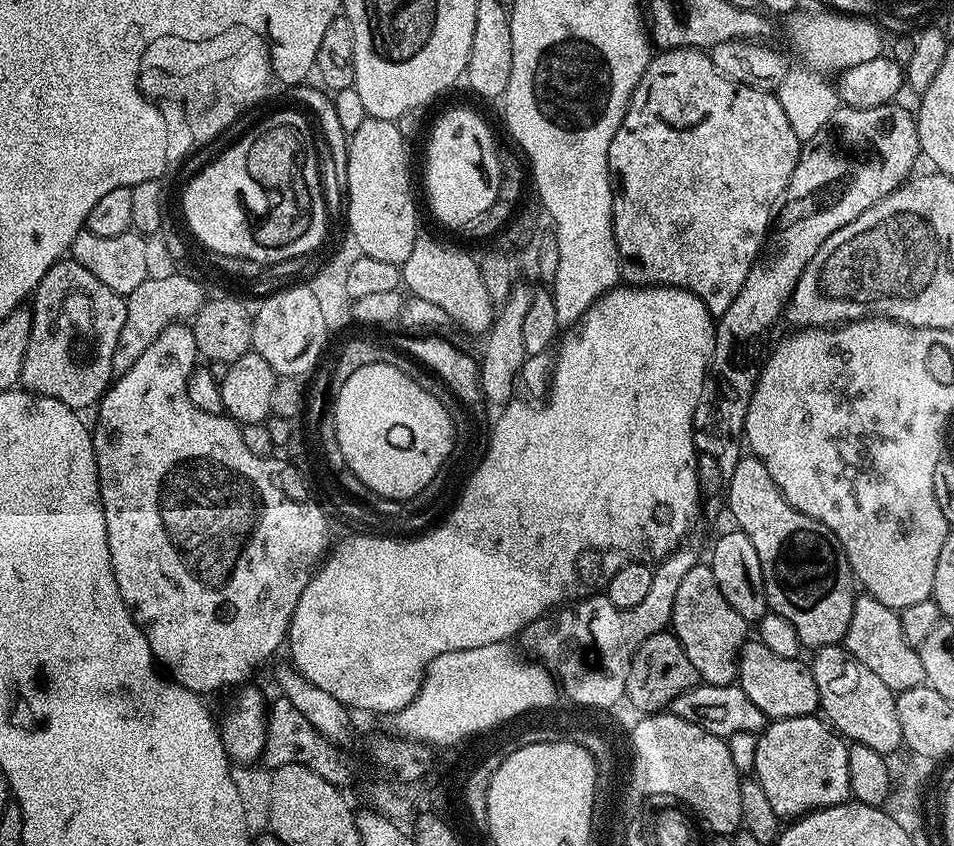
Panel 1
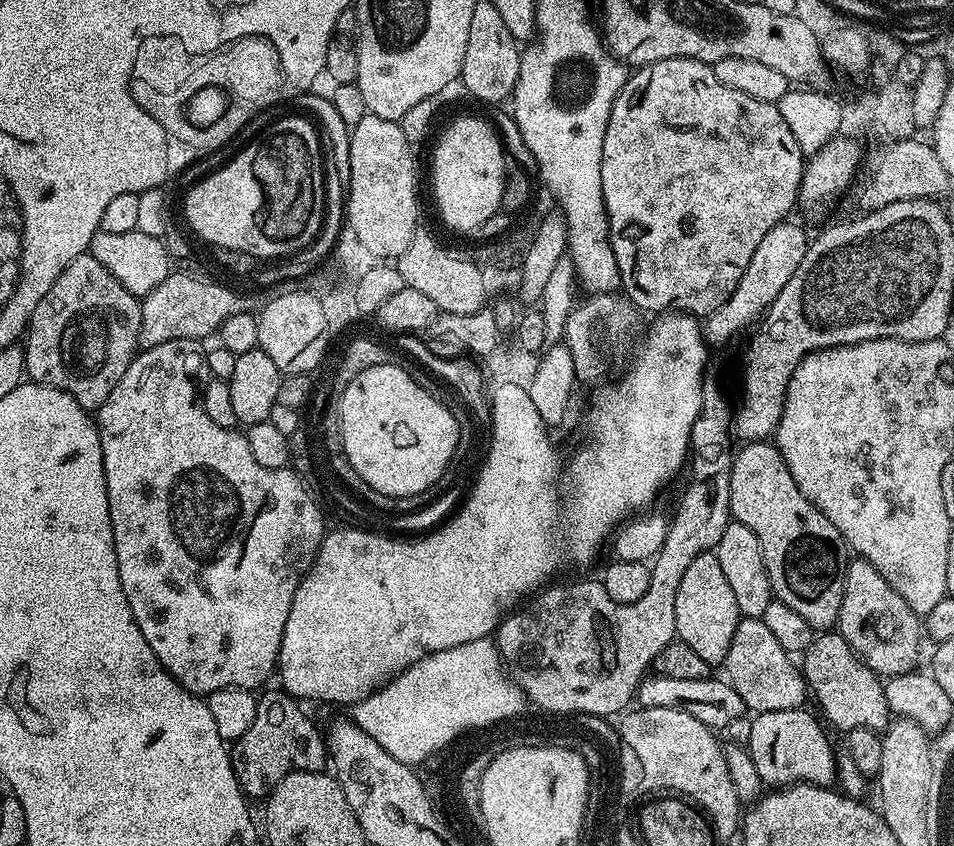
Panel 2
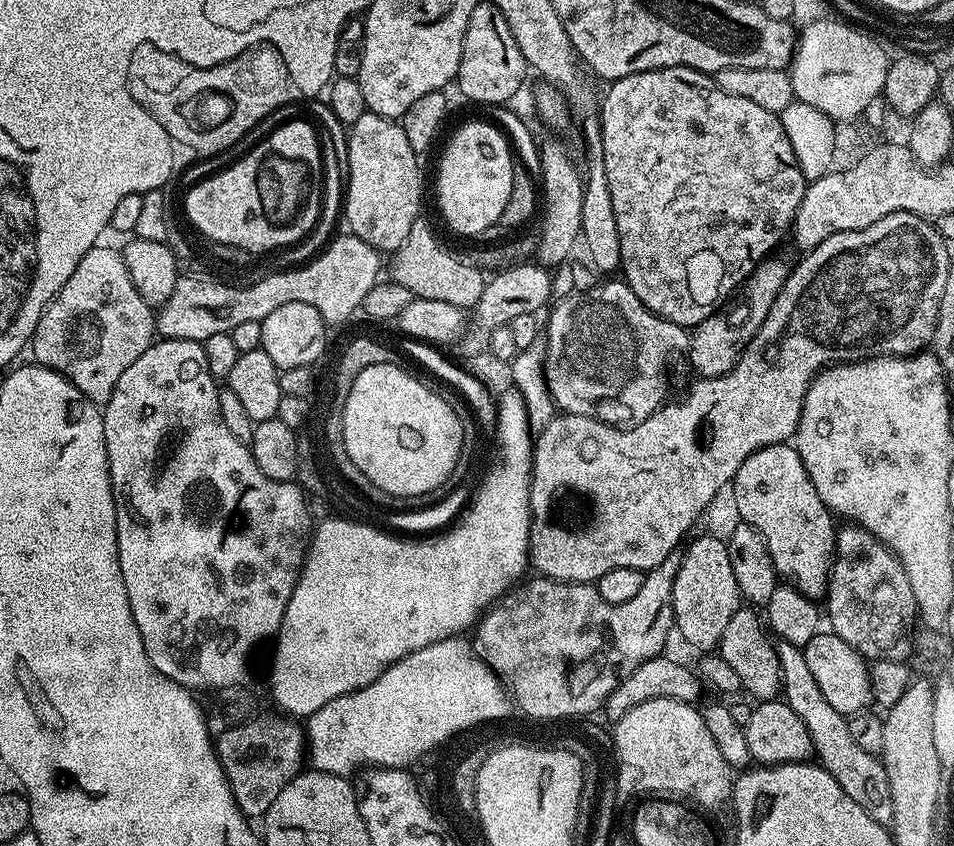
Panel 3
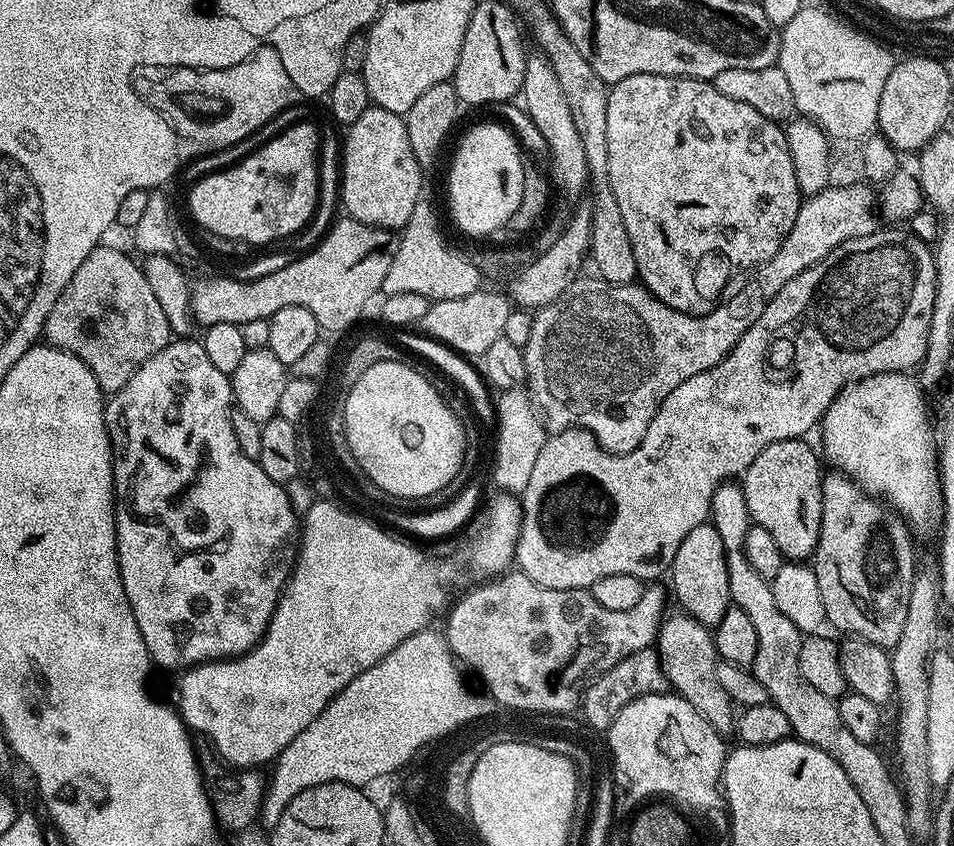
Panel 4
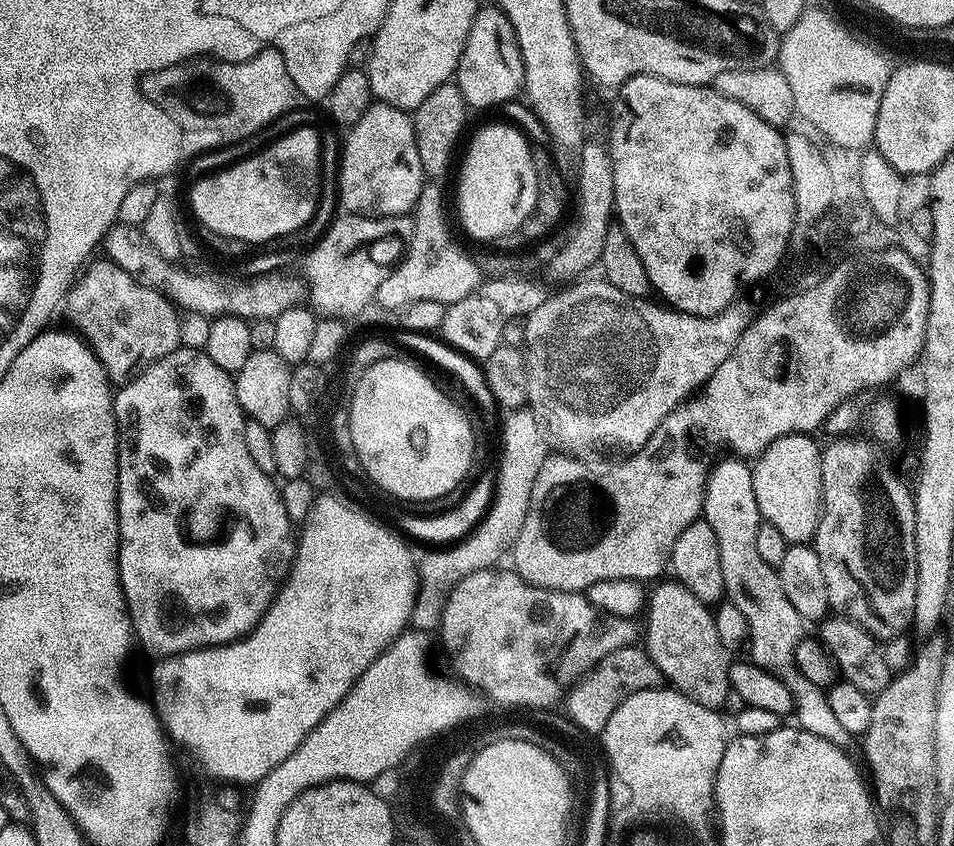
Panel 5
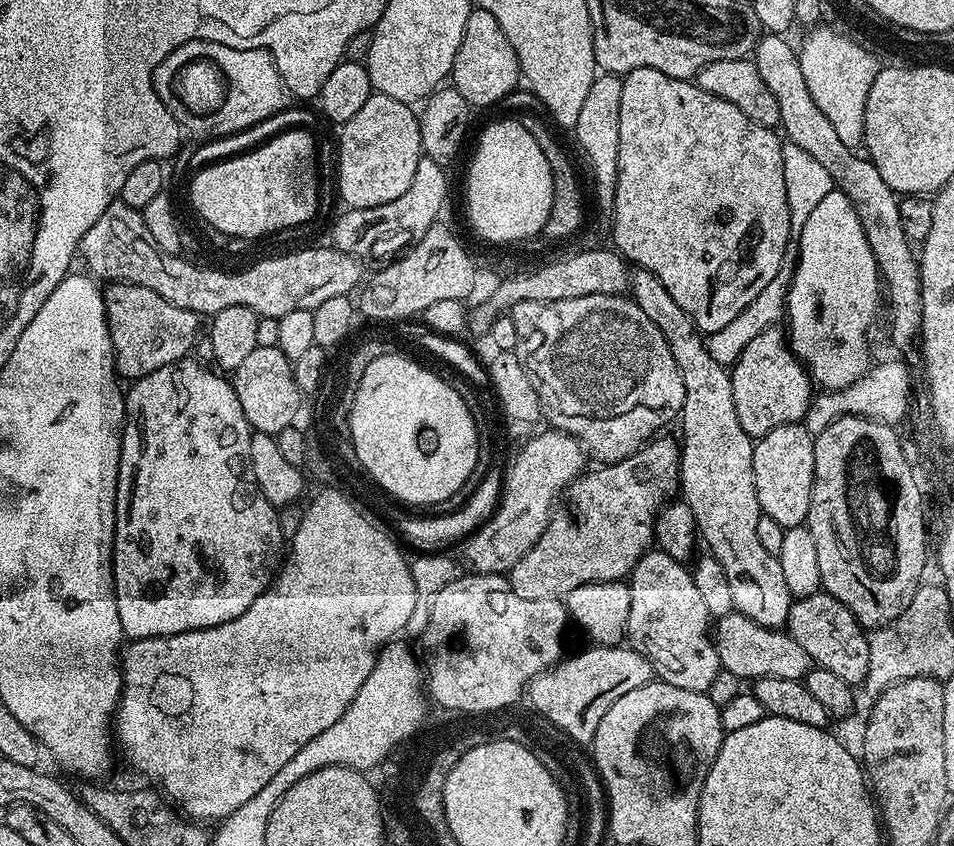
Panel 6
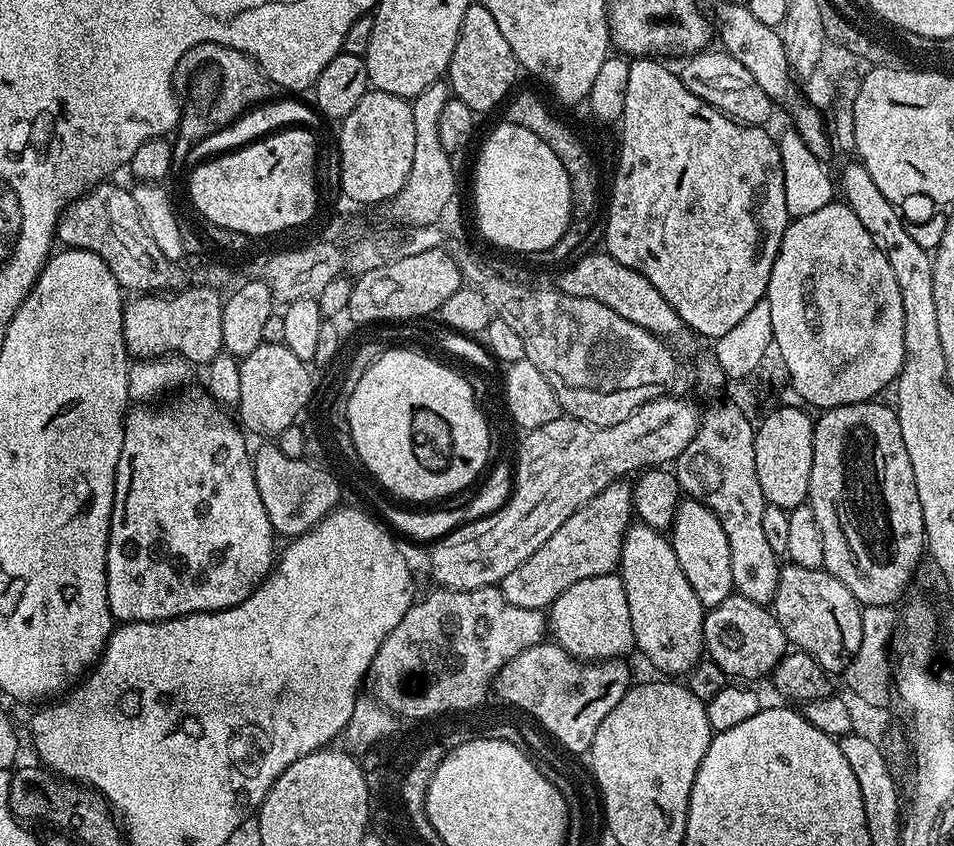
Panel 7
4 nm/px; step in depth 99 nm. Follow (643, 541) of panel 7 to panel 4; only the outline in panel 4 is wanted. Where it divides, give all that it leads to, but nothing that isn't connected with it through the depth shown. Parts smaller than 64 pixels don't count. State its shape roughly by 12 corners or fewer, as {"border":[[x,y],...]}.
{"border":[[683,610],[655,650],[675,695],[714,730],[733,731],[716,642]]}

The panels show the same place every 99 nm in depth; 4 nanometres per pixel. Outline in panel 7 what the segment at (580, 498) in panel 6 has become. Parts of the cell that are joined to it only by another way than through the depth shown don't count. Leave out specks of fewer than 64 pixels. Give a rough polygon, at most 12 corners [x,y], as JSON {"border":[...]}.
{"border":[[633,485],[586,502],[498,586],[547,609],[574,582],[617,571]]}

